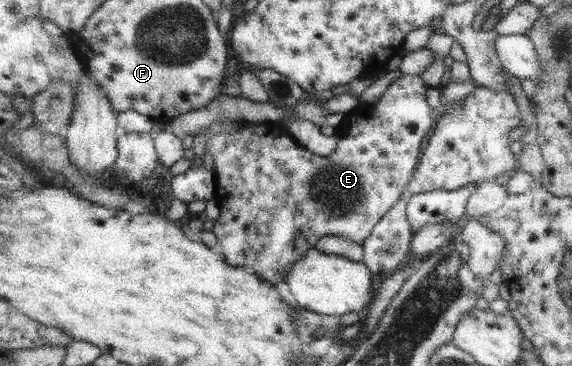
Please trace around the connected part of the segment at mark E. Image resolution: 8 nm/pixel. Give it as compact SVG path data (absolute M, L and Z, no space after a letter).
M402 75L401 77L396 77L396 82L391 83L388 87L388 90L386 93L381 97L380 101L375 104L375 107L373 108L373 111L357 111L353 114L350 114L348 116L348 119L342 124L341 127L336 128L337 129L337 136L340 139L340 146L339 149L332 154L332 156L320 156L315 153L312 153L312 150L308 150L308 148L304 148L302 146L302 142L298 142L298 138L294 138L294 134L290 133L290 130L287 129L287 126L283 124L282 121L279 121L275 117L270 120L269 122L251 122L251 121L244 121L241 120L234 120L233 118L221 118L221 120L217 120L217 122L211 123L211 126L208 128L203 128L201 132L197 132L197 134L204 133L206 134L209 139L207 141L208 149L210 154L212 154L215 162L215 168L217 171L217 179L218 179L218 188L217 188L217 196L215 199L219 203L219 206L221 208L221 215L218 220L215 221L214 226L214 232L217 235L218 241L221 243L221 246L223 247L223 253L225 254L224 258L227 259L227 262L232 264L234 267L249 267L250 269L254 269L262 279L266 279L266 281L269 281L272 284L277 284L278 286L285 287L285 284L288 282L288 278L290 278L290 274L292 274L292 268L294 268L294 264L298 264L300 262L300 259L302 257L305 257L305 254L313 248L317 248L317 244L321 241L321 238L324 238L325 236L339 236L339 237L346 237L352 240L355 240L359 243L365 243L366 240L368 240L370 237L373 236L374 229L377 228L377 224L381 222L381 220L396 206L400 200L402 200L404 194L408 192L408 188L411 185L411 182L414 178L415 173L420 168L421 160L424 156L422 156L422 150L424 150L424 140L426 140L426 136L430 134L430 132L434 129L434 126L438 123L434 121L434 115L435 109L433 106L430 106L429 103L429 86L426 84L426 79L422 78L420 75Z

